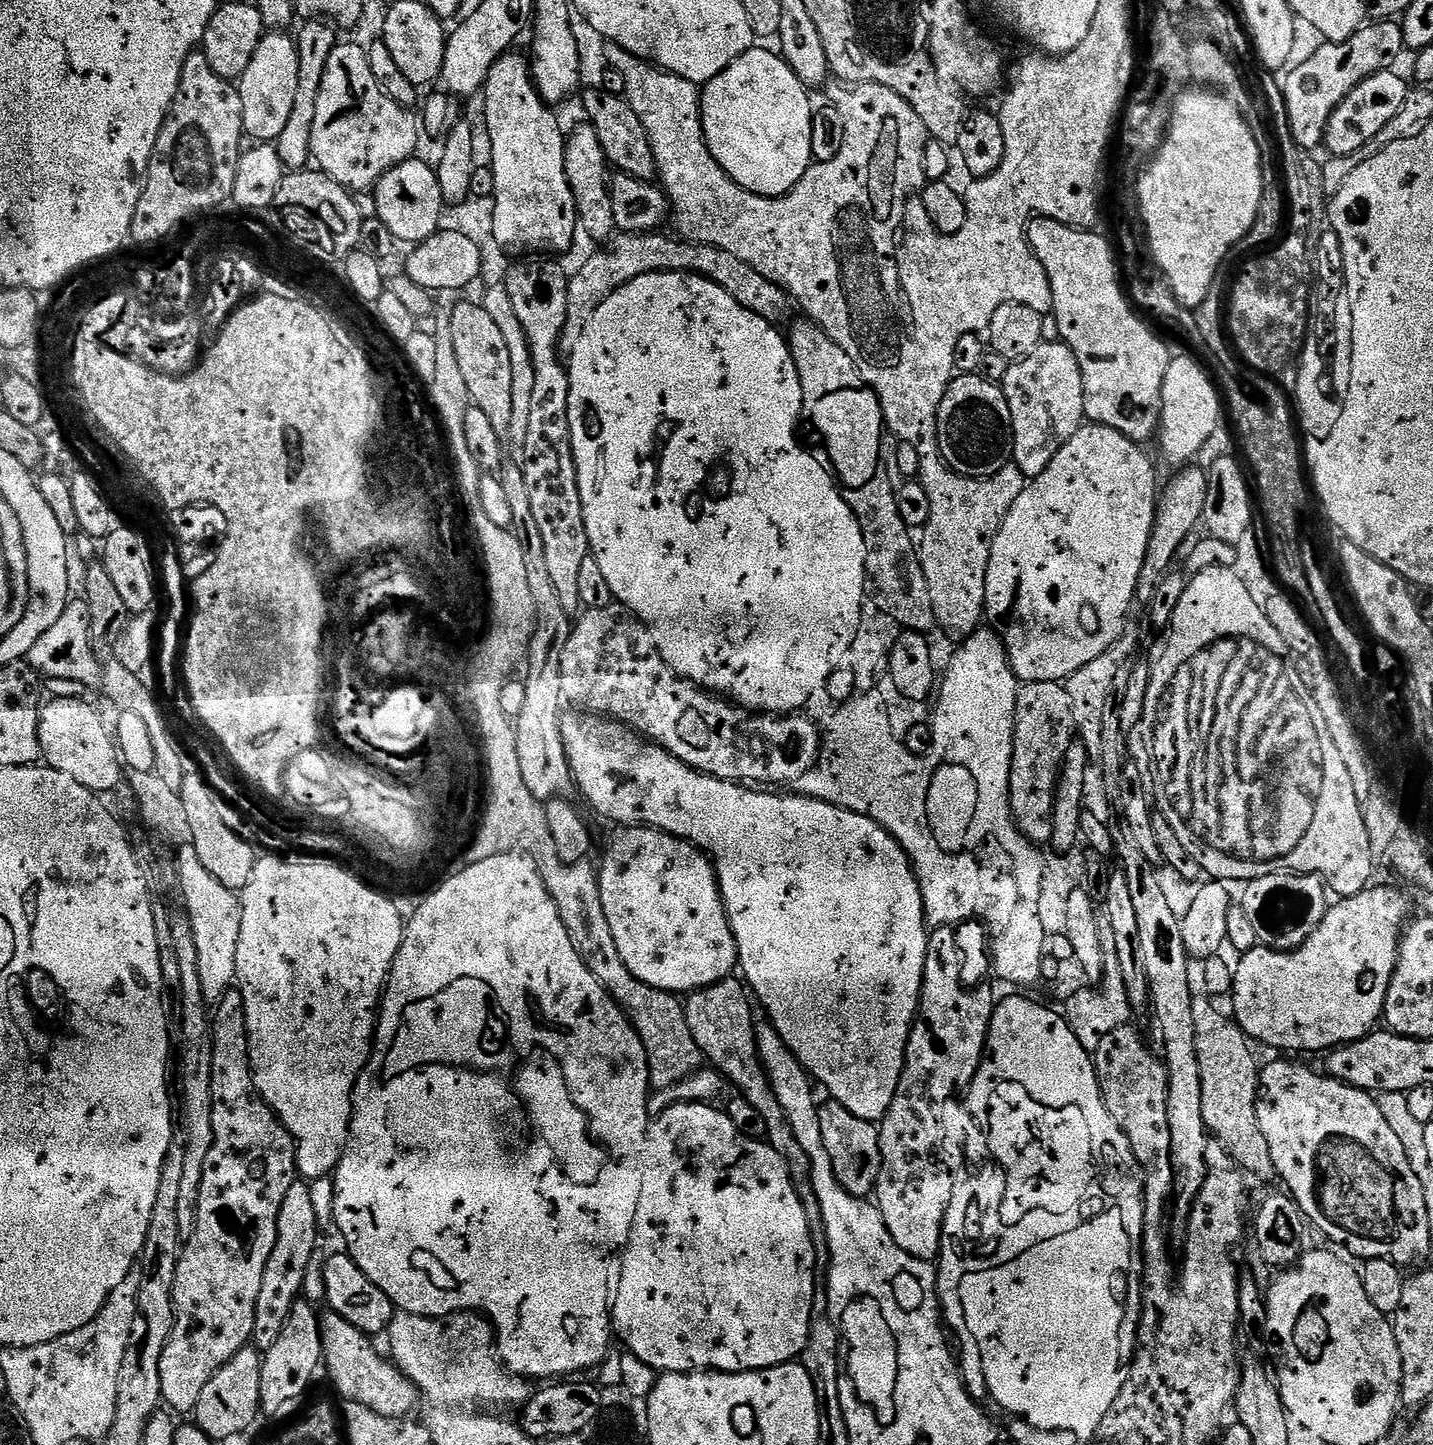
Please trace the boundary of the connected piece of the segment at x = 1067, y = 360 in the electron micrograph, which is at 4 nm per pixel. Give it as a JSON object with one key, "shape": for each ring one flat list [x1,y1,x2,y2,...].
{"shape":[[1056,338,1053,340,1037,339,1023,350,1017,351,1009,360,1012,361,1005,366,1004,377,998,380,998,387,1004,396,1006,428,1010,433,1012,456,1017,460,1015,463,1020,465,1026,460,1034,459,1051,442,1052,431,1059,426,1060,419,1071,410,1072,403,1075,400,1077,403,1080,392,1080,367,1074,354,1068,349,1068,345]]}

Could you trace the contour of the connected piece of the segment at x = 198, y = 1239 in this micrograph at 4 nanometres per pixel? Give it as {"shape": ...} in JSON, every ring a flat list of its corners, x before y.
{"shape":[[259,1096,253,1100,236,1100,236,1102,212,1102,210,1137,212,1145,204,1156,204,1169,200,1172,200,1197,196,1200,196,1225,188,1236,188,1245,183,1245,178,1259,175,1261,175,1275,172,1277,172,1306,176,1312,172,1327,176,1332,208,1332,208,1320,220,1320,220,1328,224,1332,232,1332,232,1328,240,1328,240,1320,248,1320,248,1312,255,1314,255,1302,258,1298,260,1283,263,1280,264,1268,267,1266,272,1247,276,1244,276,1220,279,1216,280,1204,287,1194,290,1177,287,1176,288,1164,279,1156,280,1148,270,1137,278,1130,278,1117]]}

